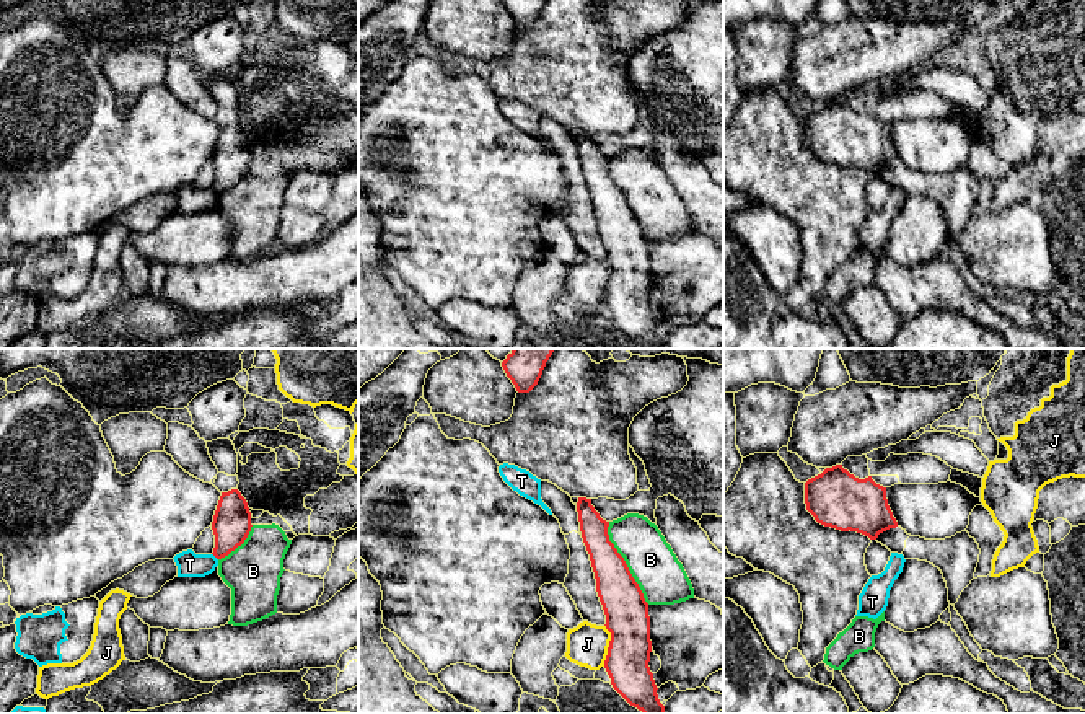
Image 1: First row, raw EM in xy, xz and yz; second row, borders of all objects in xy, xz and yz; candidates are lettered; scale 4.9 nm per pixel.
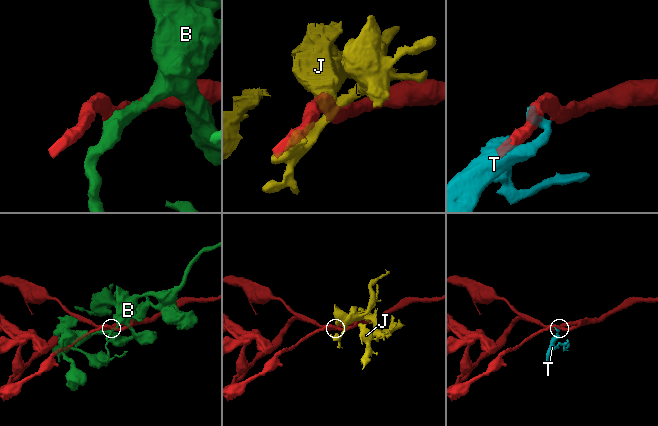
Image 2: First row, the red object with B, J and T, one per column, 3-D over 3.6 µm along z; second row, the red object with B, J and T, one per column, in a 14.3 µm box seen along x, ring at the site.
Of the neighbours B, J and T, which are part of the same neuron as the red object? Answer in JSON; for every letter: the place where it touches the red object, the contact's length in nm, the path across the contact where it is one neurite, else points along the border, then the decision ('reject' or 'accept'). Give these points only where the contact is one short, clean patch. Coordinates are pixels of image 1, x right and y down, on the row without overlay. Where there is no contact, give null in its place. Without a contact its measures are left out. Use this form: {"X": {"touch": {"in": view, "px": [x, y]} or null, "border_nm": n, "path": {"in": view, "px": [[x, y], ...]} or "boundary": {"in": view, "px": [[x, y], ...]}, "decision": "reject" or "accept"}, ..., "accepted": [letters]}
{"B": {"touch": {"in": "xz", "px": [624, 198]}, "border_nm": 460, "decision": "reject"}, "J": {"touch": {"in": "xz", "px": [610, 281]}, "border_nm": 200, "decision": "reject"}, "T": {"touch": {"in": "xy", "px": [214, 189]}, "border_nm": 50, "boundary": {"in": "xy", "px": [[212, 188], [217, 194]]}, "decision": "reject"}, "accepted": []}

